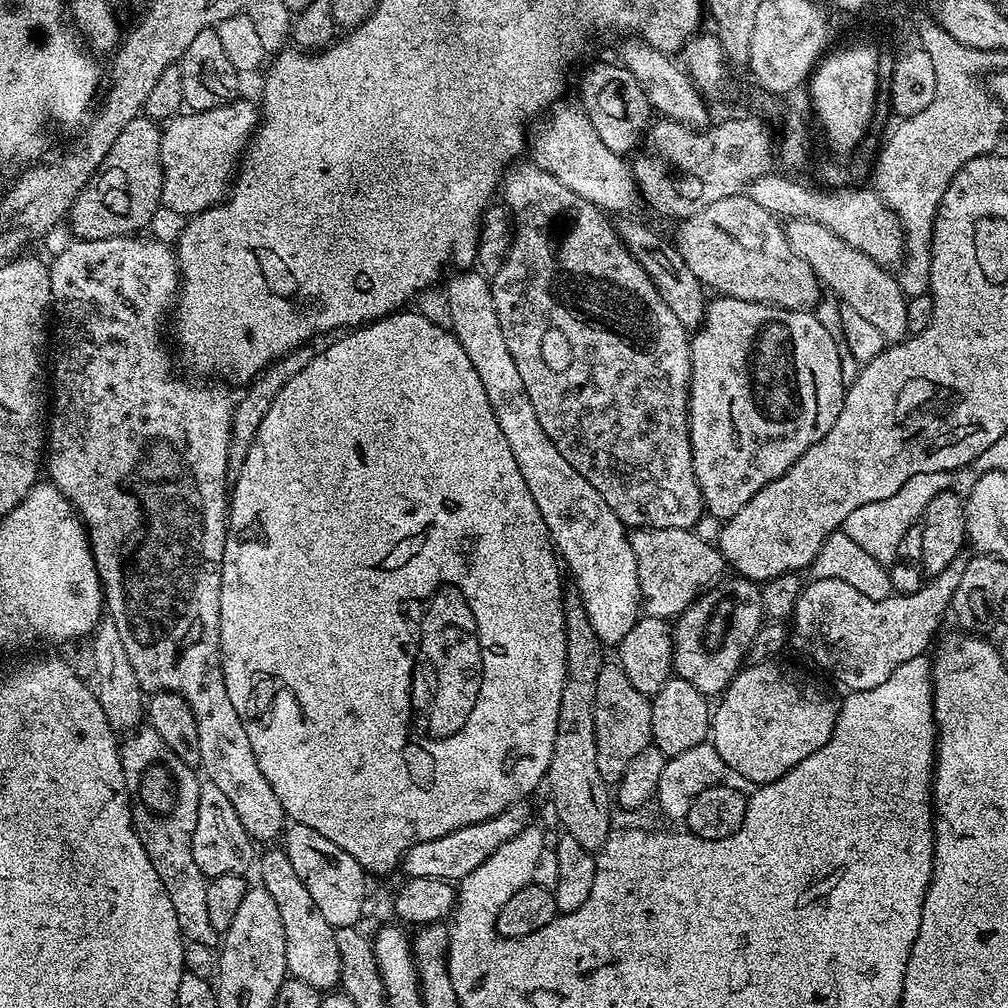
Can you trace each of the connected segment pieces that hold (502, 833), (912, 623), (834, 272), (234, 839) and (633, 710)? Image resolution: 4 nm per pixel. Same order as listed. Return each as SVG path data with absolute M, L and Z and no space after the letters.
M527 803L512 804L502 814L483 820L478 824L471 824L465 828L454 830L450 834L442 834L442 838L430 838L426 842L418 842L414 846L410 846L410 850L404 854L402 861L402 872L404 868L404 876L408 878L438 878L449 882L459 882L466 878L466 874L471 874L473 870L478 870L478 866L482 866L482 862L486 862L494 850L498 850L498 846L502 846L502 842L510 842L510 838L514 838L524 828L527 828L533 819L532 812L528 809Z
M957 558L942 573L931 577L916 593L893 594L883 606L876 602L866 602L864 596L854 590L854 586L838 582L838 578L822 578L805 583L790 615L791 647L796 647L806 659L813 660L822 671L829 672L838 683L845 684L845 689L861 692L882 686L882 682L886 682L886 678L890 678L890 674L894 674L902 662L910 662L916 656L927 653L932 635L934 640L941 631L940 619L944 612L946 616L949 611L964 570L964 560Z
M808 218L789 219L785 223L785 233L794 254L798 254L814 270L817 279L842 298L847 307L857 311L870 326L874 326L887 343L900 343L909 335L906 326L908 302L897 277L889 269L876 263L869 255L846 244L822 224Z
M210 782L201 783L198 794L198 826L194 826L192 839L192 853L194 862L198 862L198 870L202 870L202 874L209 878L222 874L238 876L247 873L247 868L254 864L252 847L254 841L242 822L238 822L238 814L234 814L230 798L226 798L226 794L218 790L218 786Z
M605 666L600 671L594 698L594 726L598 746L598 770L610 786L619 784L626 766L630 766L630 761L634 759L634 754L639 754L652 744L651 713L651 699L630 684L630 678L619 666Z

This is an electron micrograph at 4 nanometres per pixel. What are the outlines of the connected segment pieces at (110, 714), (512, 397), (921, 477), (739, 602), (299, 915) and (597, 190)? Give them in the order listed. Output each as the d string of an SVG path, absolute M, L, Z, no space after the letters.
M111 618L101 619L79 648L81 662L92 671L90 687L98 698L98 706L102 706L102 714L106 714L106 722L118 734L128 734L141 727L146 716L146 693L138 682L138 674L134 674L134 666L130 666L122 638L118 638L118 626L114 626Z
M464 270L457 280L448 284L448 320L450 331L462 342L462 350L478 370L478 378L482 378L482 386L486 389L486 398L490 398L490 410L494 410L494 418L498 418L498 426L502 426L502 434L506 434L506 442L510 442L510 451L514 454L514 462L518 462L518 470L522 470L522 478L526 478L526 486L530 486L530 494L534 494L534 502L538 502L538 510L548 527L548 536L562 561L563 567L572 575L574 590L580 595L586 614L590 618L590 626L594 626L594 634L605 646L619 646L622 638L630 634L630 628L637 622L642 612L640 579L638 564L634 558L634 550L626 526L616 517L616 511L558 454L558 446L550 442L546 430L542 430L542 422L538 422L538 414L534 414L534 406L530 406L530 394L526 394L526 386L522 386L522 374L518 374L518 366L514 366L514 358L506 347L506 337L502 334L502 326L498 323L498 310L494 310L494 298L489 277L480 275L476 270Z
M956 472L914 474L914 478L902 482L902 488L896 495L891 495L890 498L879 502L867 503L848 514L841 524L841 531L854 539L862 550L873 555L881 564L891 565L897 559L903 536L923 517L926 506L930 504L930 498L934 498L934 494L953 491L957 487L958 477Z
M733 575L733 580L724 578L715 586L703 591L694 603L688 605L685 612L681 612L674 620L672 634L672 667L679 679L690 682L703 696L719 697L728 688L728 683L736 677L744 664L744 655L754 638L758 634L760 625L765 619L763 602L760 601L760 588L751 580L743 576Z
M272 846L264 857L259 857L259 883L274 898L278 906L278 914L282 914L282 930L284 931L284 945L286 946L286 966L291 979L306 982L321 990L332 990L340 983L340 959L338 958L338 942L336 929L322 918L322 910L310 898L310 890L298 878L294 866L283 847Z
M563 104L551 109L552 117L536 132L534 163L558 178L566 190L578 194L578 198L586 198L586 202L598 206L605 213L631 213L628 211L635 206L636 200L638 204L638 189L629 163L621 153L609 150L602 143L598 130L594 130L594 122L590 122L583 110Z

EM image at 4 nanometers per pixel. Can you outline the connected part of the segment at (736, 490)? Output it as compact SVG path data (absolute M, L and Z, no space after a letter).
M717 295L712 299L707 301L704 320L690 336L692 381L688 387L688 433L692 447L694 478L700 487L707 515L709 517L717 516L717 521L723 522L734 514L738 514L738 510L742 510L742 506L746 506L746 502L750 502L750 498L754 498L754 494L758 494L758 490L762 490L770 482L774 482L779 476L786 474L786 470L790 470L790 466L794 466L794 462L798 462L798 458L802 458L802 454L806 454L806 450L810 450L810 446L817 444L827 434L842 410L846 383L843 380L840 360L842 357L841 345L838 343L837 337L836 340L832 337L831 330L818 317L811 316L813 314L811 311L746 302L742 298L733 296Z

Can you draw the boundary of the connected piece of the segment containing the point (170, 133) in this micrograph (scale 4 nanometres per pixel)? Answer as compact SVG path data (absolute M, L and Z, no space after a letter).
M237 98L210 110L185 111L172 117L160 133L162 162L161 205L182 217L191 218L214 208L227 197L238 165L258 123L258 108Z

